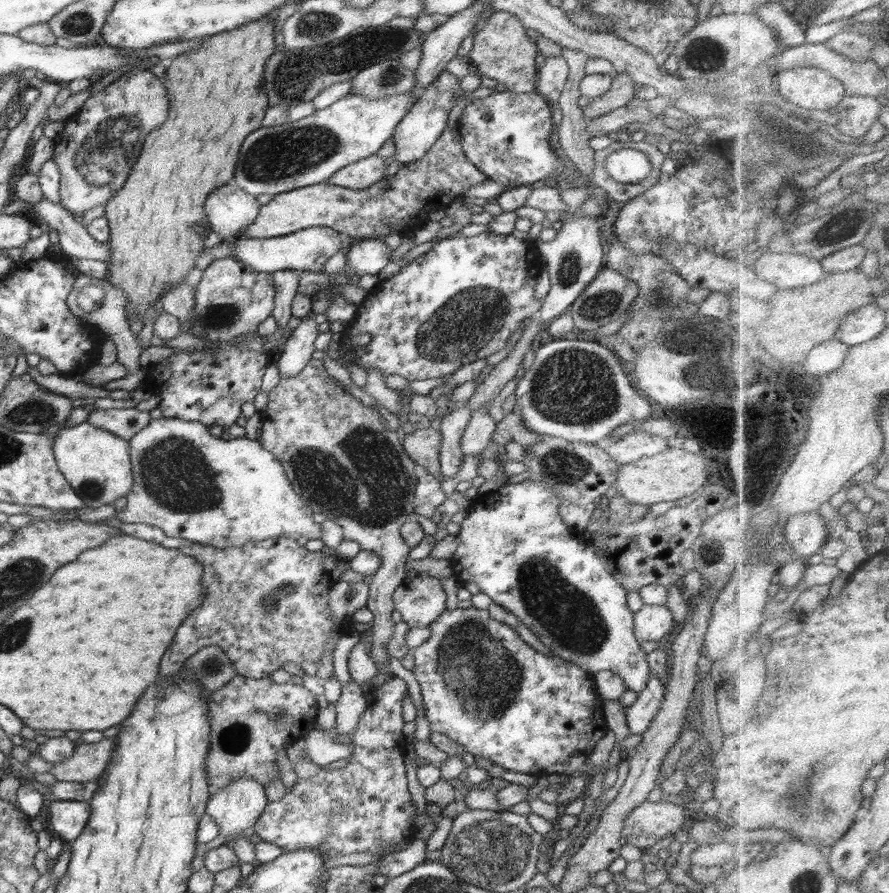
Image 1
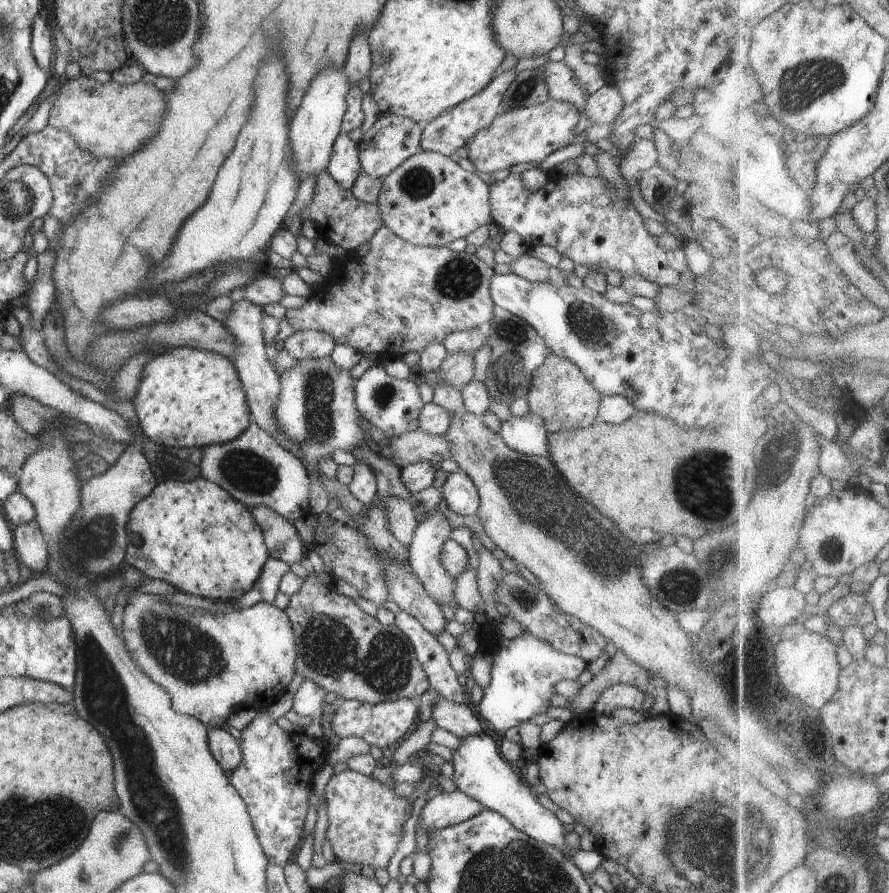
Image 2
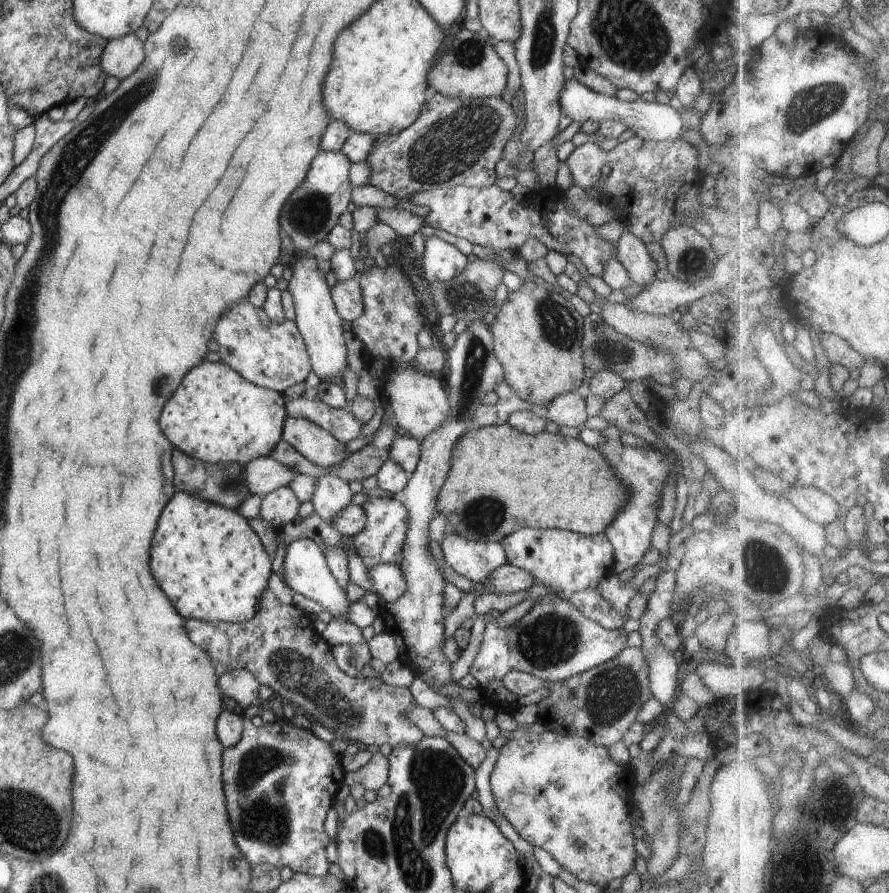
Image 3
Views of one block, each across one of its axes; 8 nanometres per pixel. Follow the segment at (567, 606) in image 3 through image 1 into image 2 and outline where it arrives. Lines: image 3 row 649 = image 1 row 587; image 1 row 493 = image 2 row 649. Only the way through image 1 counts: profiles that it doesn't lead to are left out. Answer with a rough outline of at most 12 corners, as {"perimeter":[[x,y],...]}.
{"perimeter":[[524,632],[489,639],[476,711],[502,733],[548,712],[585,660]]}

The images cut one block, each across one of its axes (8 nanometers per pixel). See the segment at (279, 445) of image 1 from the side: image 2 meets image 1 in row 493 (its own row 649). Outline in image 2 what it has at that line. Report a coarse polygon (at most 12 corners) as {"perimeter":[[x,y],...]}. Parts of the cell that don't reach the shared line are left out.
{"perimeter":[[310,572],[296,673],[342,700],[429,689],[414,647]]}

